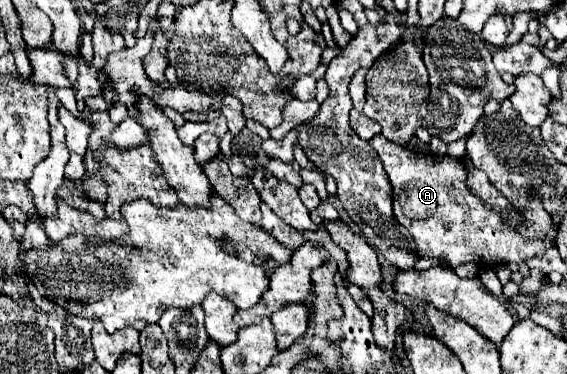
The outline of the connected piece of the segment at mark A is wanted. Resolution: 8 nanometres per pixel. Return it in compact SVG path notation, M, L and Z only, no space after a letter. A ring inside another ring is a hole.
M381 134L375 136L371 144L377 150L393 186L395 220L409 230L411 238L417 242L417 254L421 258L445 258L451 268L465 262L483 266L503 262L521 264L525 258L551 248L547 240L525 240L515 228L503 222L499 212L473 196L467 190L467 172L461 160L415 152L385 140Z

